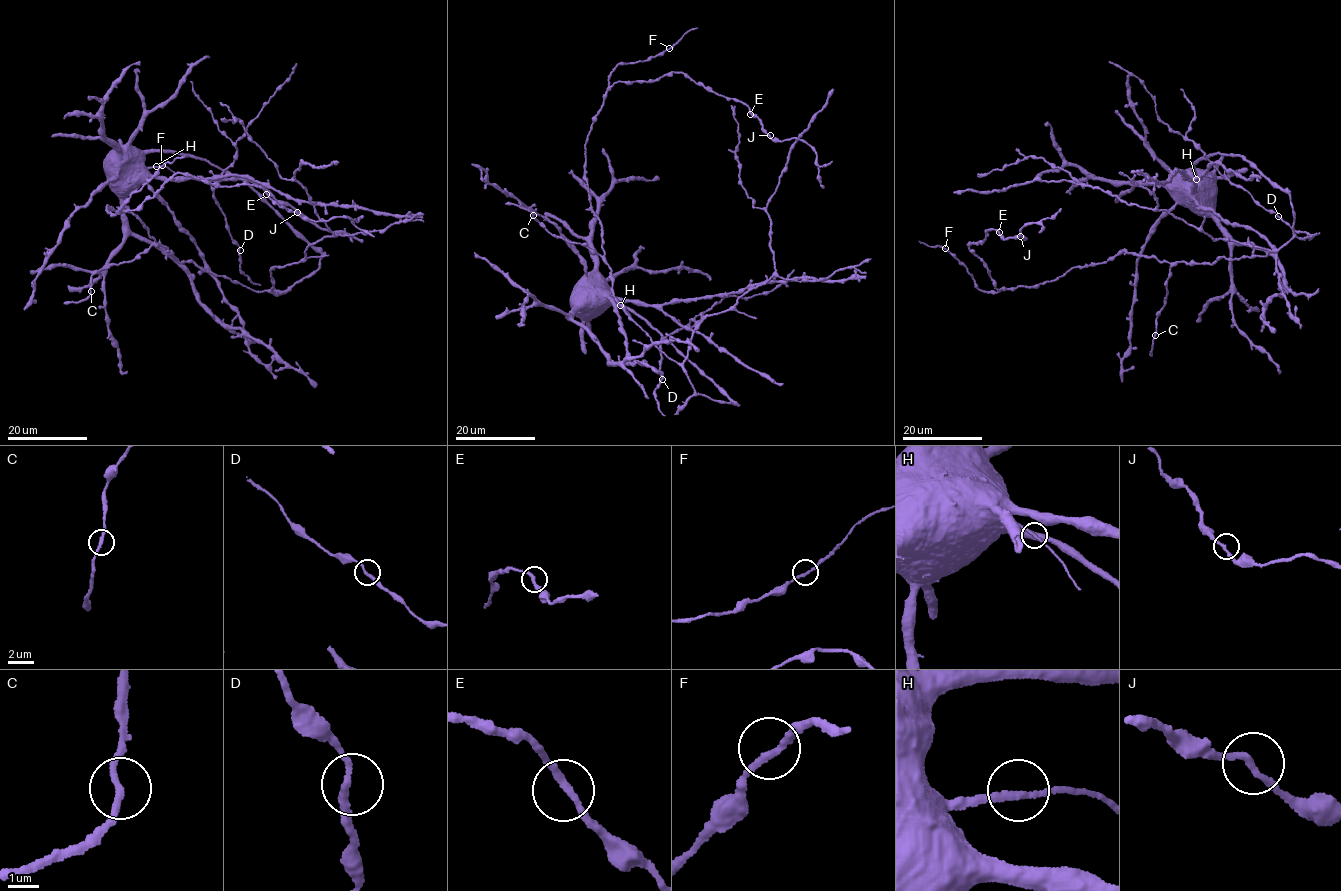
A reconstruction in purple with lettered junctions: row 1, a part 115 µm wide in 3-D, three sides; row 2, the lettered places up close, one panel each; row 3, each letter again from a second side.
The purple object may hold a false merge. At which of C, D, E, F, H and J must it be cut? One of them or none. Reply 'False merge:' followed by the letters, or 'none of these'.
False merge: none of these

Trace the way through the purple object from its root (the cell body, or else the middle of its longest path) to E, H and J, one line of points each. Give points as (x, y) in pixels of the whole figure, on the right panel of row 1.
E: (1180, 183), (1239, 154), (1289, 194), (1293, 235), (1262, 257), (1123, 251), (998, 289), (967, 243), (999, 232)
H: (1180, 183), (1189, 180), (1195, 183), (1196, 179)
J: (1180, 183), (1239, 154), (1289, 194), (1293, 235), (1262, 257), (1123, 251), (998, 289), (967, 243), (1020, 236)

